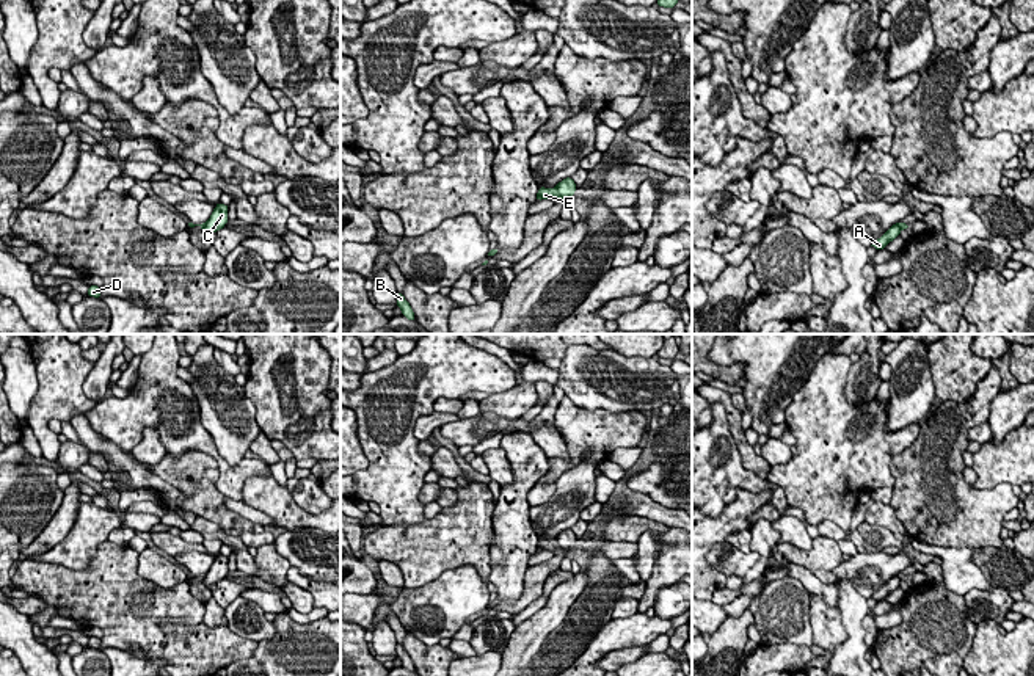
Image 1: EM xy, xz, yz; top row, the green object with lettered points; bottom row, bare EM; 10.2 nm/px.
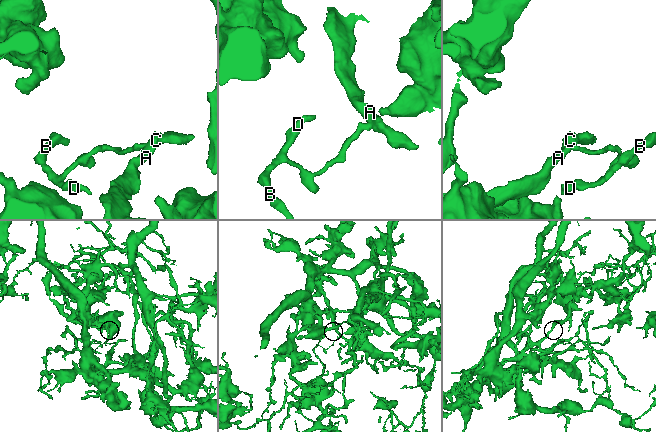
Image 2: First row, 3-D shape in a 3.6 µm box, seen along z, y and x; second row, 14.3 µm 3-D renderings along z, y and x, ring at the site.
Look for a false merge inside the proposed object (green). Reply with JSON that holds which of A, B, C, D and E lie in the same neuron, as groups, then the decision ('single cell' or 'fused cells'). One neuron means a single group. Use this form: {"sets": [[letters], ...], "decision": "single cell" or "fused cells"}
{"sets": [["A", "C"], ["B", "D", "E"]], "decision": "fused cells"}

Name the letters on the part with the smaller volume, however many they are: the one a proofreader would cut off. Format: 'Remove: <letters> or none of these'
Remove: B, D, E

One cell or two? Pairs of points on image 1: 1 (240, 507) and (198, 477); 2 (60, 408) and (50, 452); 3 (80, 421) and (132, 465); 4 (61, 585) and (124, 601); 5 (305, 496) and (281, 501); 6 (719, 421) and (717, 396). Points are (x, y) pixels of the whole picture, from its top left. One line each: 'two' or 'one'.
1: two
2: one
3: one
4: one
5: two
6: two

